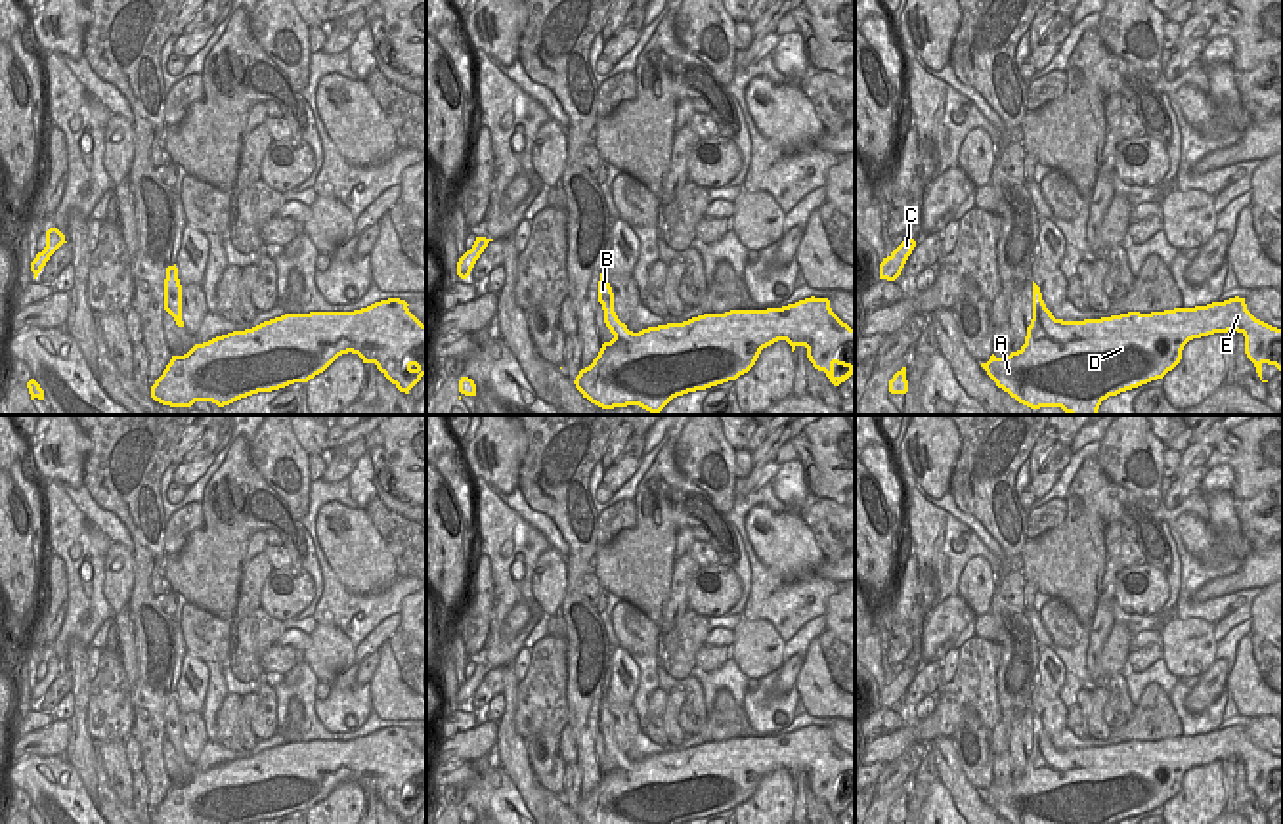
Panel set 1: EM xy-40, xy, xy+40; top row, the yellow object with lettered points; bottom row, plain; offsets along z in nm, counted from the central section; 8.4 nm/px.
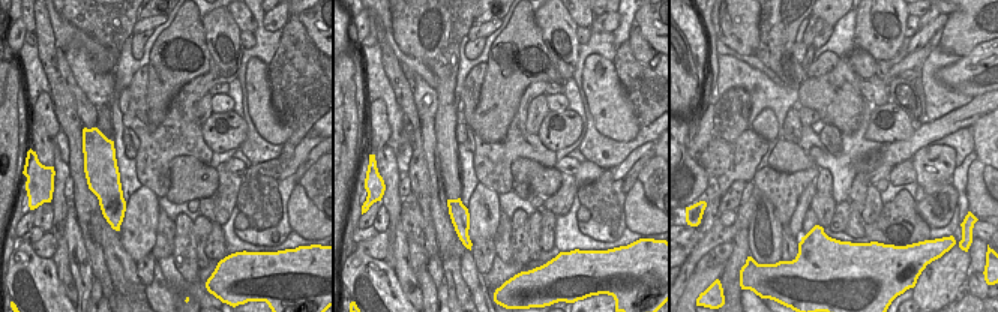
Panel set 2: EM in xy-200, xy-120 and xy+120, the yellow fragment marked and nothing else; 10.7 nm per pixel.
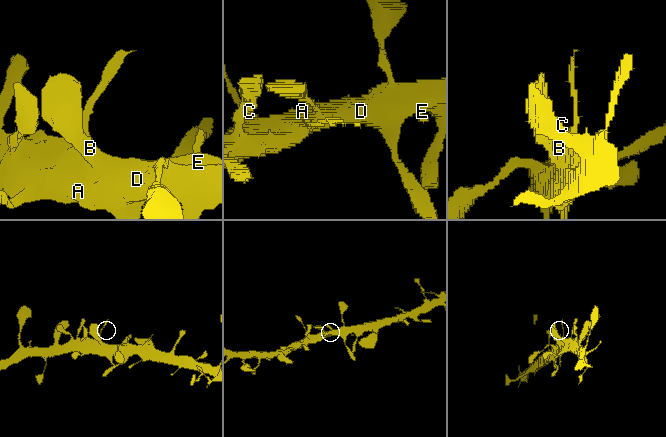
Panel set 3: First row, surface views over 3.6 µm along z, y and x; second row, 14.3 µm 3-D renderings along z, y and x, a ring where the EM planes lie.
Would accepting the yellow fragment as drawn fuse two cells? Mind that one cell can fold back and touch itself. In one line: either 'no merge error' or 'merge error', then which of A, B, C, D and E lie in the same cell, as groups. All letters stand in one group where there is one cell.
no merge error; groups A B C D E

